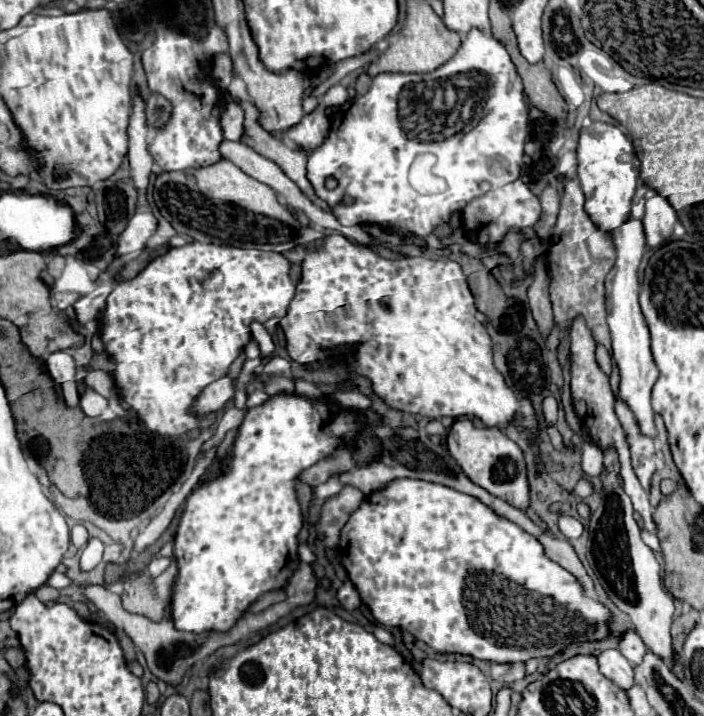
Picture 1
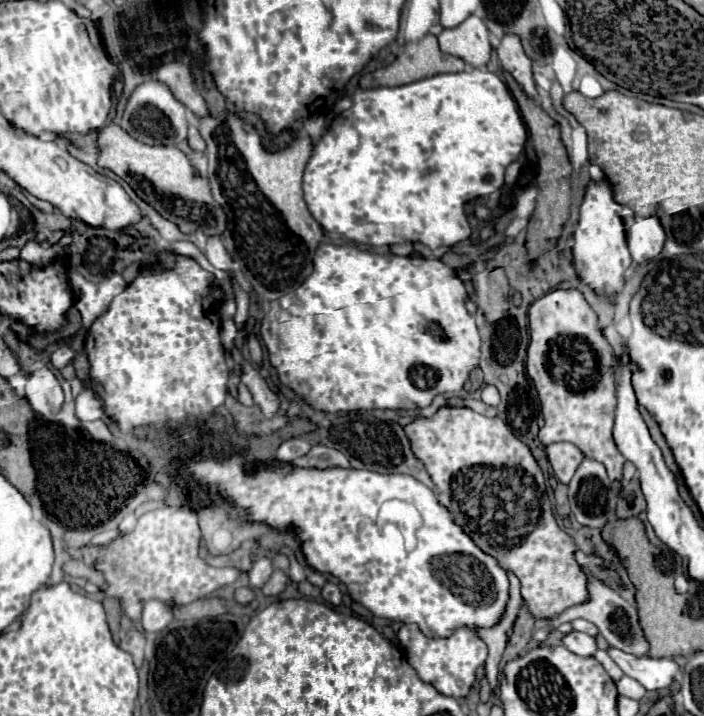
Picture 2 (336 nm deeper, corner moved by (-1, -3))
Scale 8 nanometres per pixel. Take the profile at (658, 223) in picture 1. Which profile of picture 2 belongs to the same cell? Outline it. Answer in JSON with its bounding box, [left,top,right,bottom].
[628,216,666,262]

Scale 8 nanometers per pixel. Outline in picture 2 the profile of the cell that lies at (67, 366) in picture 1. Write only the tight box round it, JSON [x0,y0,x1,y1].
[26,366,64,418]

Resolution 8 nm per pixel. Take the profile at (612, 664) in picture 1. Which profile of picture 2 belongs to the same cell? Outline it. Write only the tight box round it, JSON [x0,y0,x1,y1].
[564,632,598,656]

